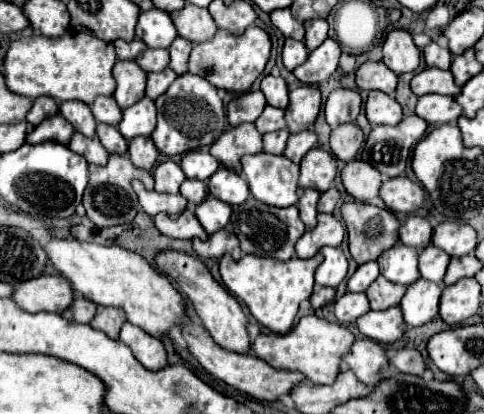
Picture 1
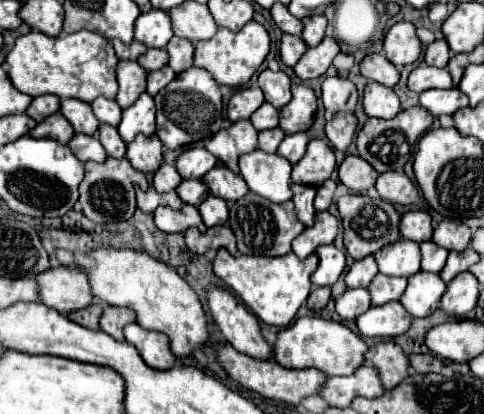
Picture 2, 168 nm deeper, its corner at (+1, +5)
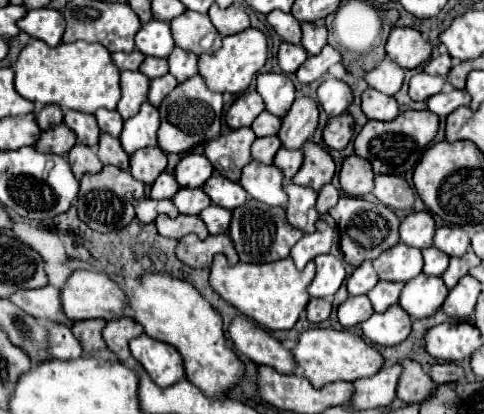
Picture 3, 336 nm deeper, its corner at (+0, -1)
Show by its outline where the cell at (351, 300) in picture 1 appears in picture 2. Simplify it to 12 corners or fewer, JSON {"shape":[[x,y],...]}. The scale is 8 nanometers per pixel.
{"shape":[[348,288],[336,300],[342,320],[354,320],[370,308],[366,288]]}

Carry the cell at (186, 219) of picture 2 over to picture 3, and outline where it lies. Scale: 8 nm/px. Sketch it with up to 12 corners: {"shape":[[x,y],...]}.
{"shape":[[167,214],[155,220],[159,234],[179,238],[197,234],[209,236],[199,216]]}

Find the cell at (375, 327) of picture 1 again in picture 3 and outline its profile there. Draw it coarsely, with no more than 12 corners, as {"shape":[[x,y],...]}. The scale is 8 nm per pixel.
{"shape":[[399,304],[361,324],[373,344],[395,346],[411,334]]}

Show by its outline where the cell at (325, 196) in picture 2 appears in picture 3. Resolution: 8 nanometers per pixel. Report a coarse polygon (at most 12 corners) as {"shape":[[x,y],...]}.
{"shape":[[333,184],[323,186],[317,198],[317,212],[325,214],[339,200]]}

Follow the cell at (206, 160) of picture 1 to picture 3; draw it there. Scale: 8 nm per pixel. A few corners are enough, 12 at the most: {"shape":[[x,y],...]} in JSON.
{"shape":[[185,154],[175,166],[181,188],[201,188],[213,166],[203,154]]}

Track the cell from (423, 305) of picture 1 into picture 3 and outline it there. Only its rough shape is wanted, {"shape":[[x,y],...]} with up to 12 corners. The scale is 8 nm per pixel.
{"shape":[[419,274],[399,304],[413,320],[435,314],[449,290],[441,278]]}

